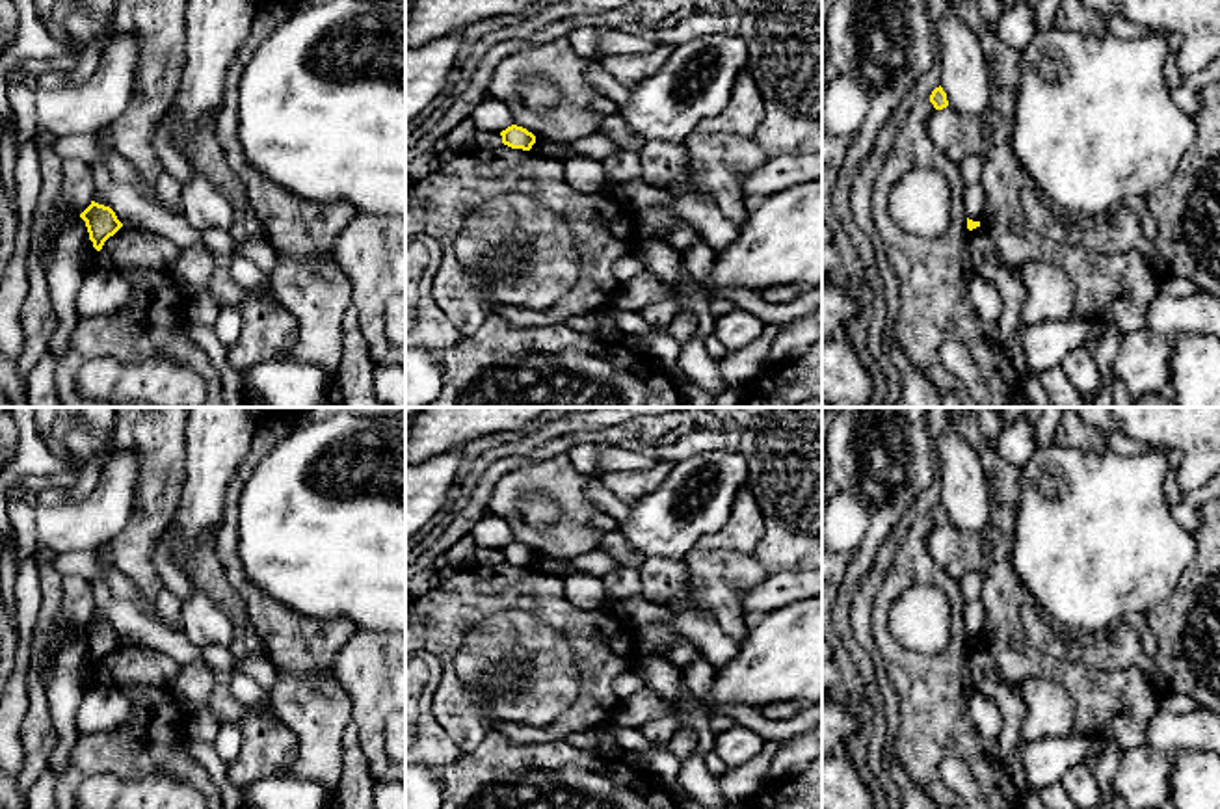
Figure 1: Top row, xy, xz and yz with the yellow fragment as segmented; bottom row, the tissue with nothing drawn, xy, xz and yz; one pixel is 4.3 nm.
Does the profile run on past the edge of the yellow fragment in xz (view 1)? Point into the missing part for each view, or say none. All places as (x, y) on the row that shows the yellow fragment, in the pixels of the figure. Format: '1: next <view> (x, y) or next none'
1: next none

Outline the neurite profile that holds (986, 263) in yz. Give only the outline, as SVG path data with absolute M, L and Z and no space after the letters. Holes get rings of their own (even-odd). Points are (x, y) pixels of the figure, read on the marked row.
M982 227L973 229L969 234L969 255L976 275L995 285L1002 298L1004 311L995 325L1006 357L1023 379L1030 370L1021 338L1021 309L1025 305L1025 285L1021 281L1021 273L999 260L995 245Z

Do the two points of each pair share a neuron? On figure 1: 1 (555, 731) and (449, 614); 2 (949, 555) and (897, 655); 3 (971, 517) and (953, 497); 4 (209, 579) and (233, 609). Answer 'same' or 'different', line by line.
1: same
2: different
3: same
4: same

